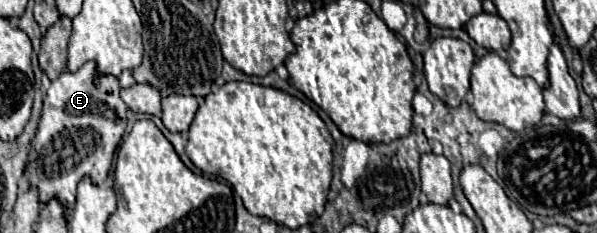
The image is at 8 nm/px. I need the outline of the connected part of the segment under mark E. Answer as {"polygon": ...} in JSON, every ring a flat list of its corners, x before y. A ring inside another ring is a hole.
{"polygon":[[86,63,80,71,64,71,52,81,26,161,26,181,30,189,38,193,38,203,46,205,52,199,58,199,64,205,66,217,74,209,78,181,84,177,90,177,94,185,106,181,114,153,126,131,128,107,120,99,118,79,104,75,104,79,94,85,94,69,94,63]]}

